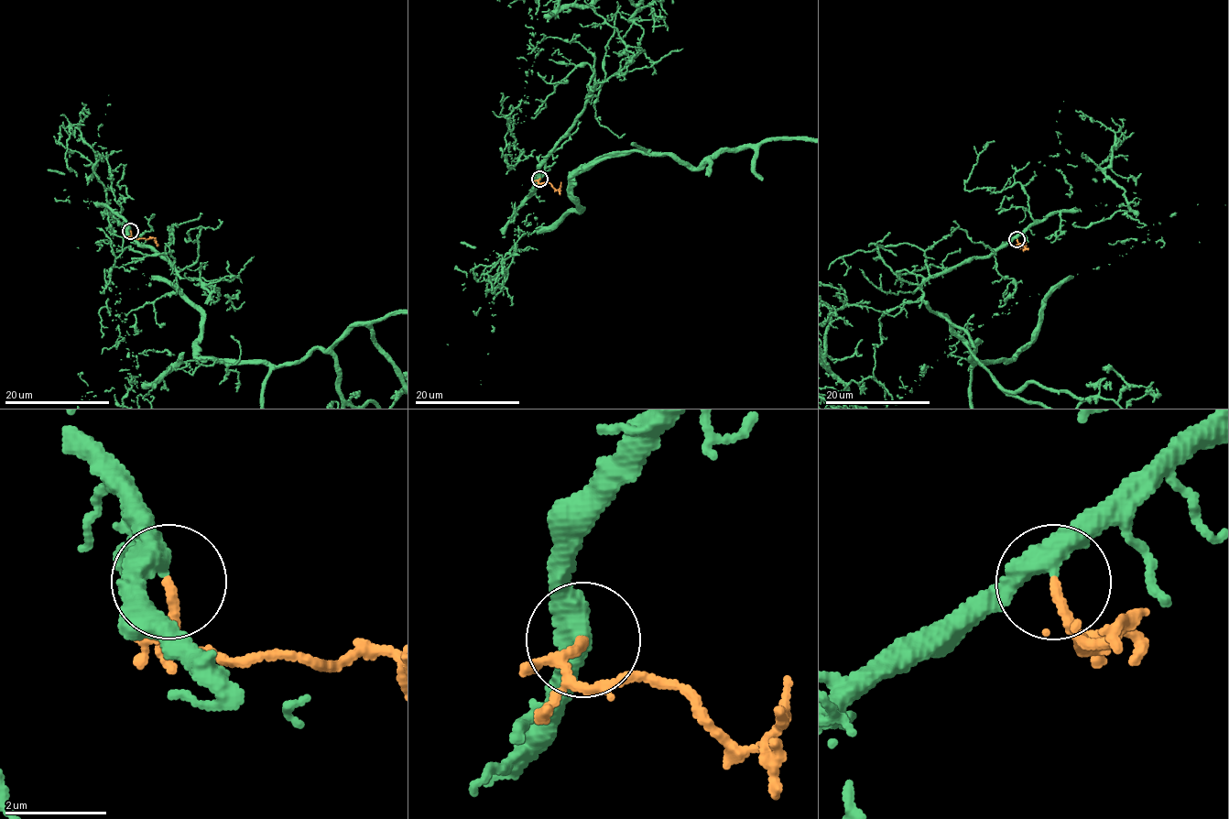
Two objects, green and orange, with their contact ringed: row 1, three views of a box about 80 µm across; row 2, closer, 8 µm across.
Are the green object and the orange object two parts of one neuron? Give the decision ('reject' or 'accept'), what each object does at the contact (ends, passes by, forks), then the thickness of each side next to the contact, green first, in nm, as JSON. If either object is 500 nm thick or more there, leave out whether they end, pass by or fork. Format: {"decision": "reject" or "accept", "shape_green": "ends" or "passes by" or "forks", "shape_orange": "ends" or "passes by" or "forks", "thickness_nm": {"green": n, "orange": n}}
{"decision": "accept", "shape_green": "passes by", "shape_orange": "ends", "thickness_nm": {"green": 400, "orange": 180}}

